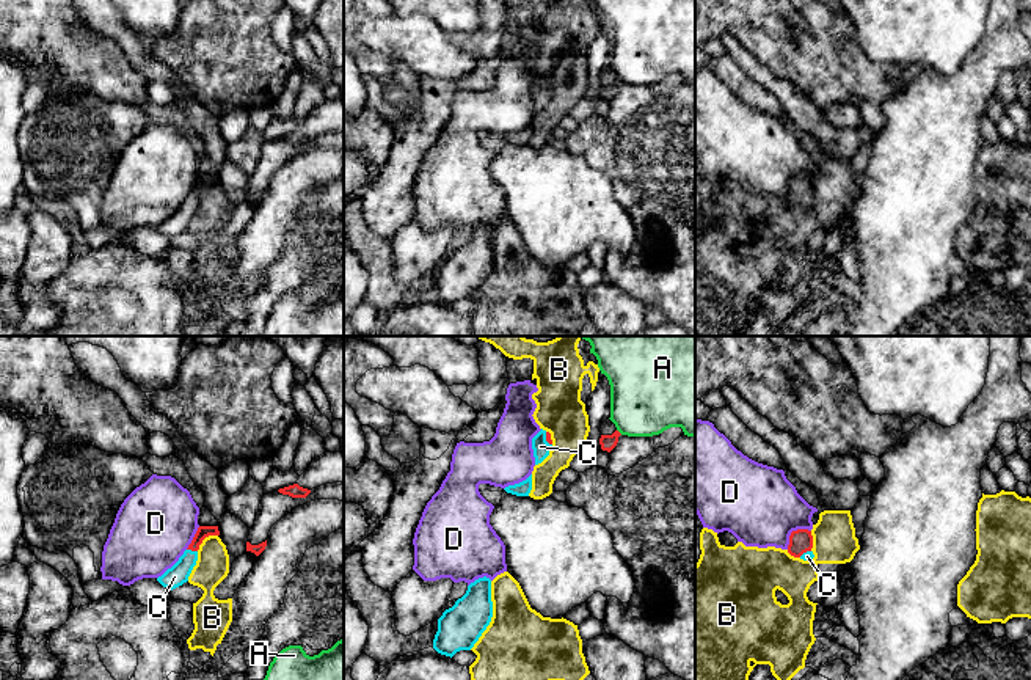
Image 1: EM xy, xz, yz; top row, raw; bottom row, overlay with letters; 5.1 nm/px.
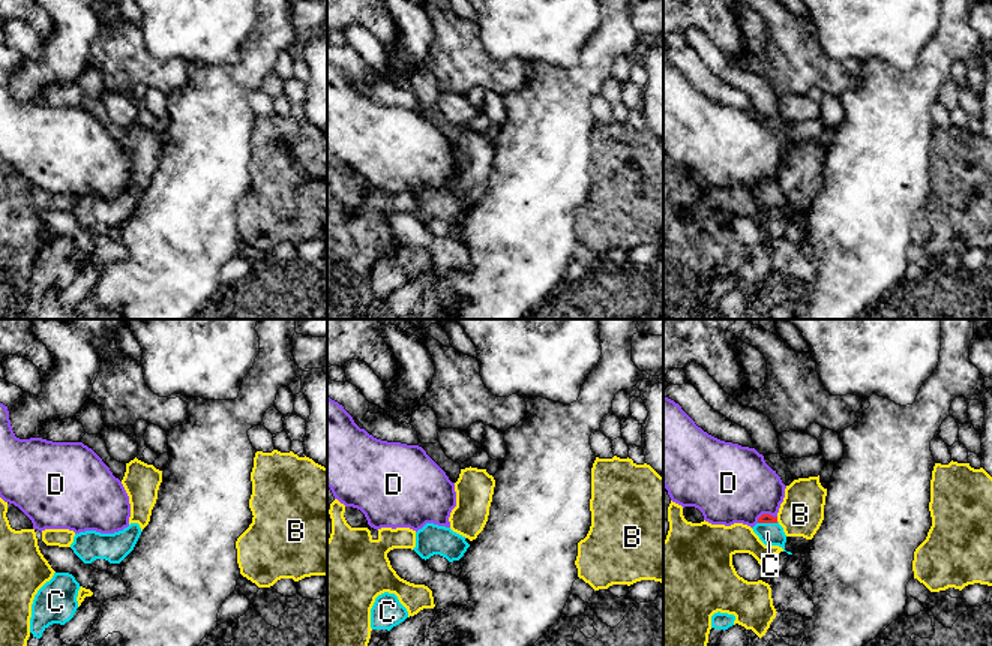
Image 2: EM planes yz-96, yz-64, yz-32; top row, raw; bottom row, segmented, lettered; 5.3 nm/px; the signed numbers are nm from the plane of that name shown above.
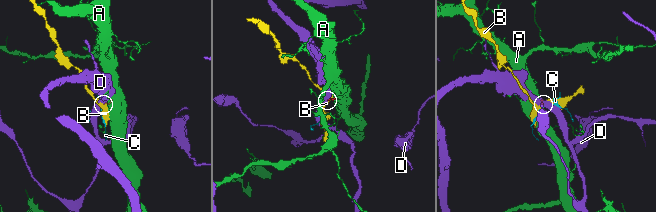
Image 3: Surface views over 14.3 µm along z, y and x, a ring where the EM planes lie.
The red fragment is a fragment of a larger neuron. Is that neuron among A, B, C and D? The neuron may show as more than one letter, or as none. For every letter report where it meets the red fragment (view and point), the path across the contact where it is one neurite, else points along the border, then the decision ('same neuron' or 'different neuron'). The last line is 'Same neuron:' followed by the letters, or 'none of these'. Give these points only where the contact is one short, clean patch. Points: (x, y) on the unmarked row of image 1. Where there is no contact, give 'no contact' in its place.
A: xz (619, 80) | along xz (617, 77), (622, 82) | different neuron
B: xy (204, 186) | along xy (217, 182), (209, 182), (196, 198) | different neuron
C: xy (192, 198) | across xy (203, 179), (192, 198), (189, 208), (174, 225) | same neuron
D: yz (793, 179) | along yz (810, 178), (794, 178), (786, 197) | different neuron
Same neuron: C

